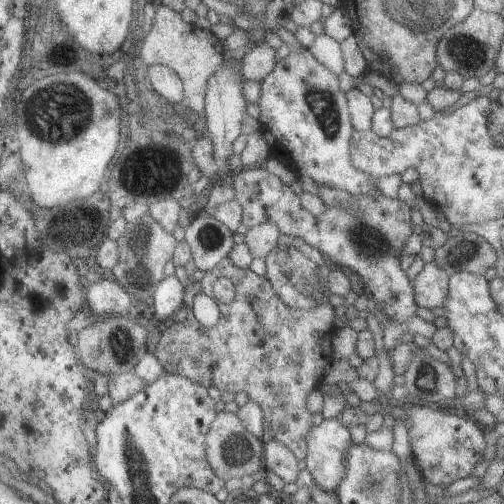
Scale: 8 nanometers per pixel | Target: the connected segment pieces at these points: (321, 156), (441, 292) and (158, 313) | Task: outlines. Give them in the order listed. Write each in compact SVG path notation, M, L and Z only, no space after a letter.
M302 47L277 60L271 72L260 81L261 92L256 103L259 108L257 120L260 133L266 141L269 156L285 164L295 176L311 178L316 184L325 184L349 195L367 194L375 198L379 193L375 187L377 180L359 172L349 162L349 138L353 128L349 122L344 92L338 88L337 77L325 66L321 66L308 50Z
M433 262L424 264L423 269L410 282L415 305L431 311L441 307L447 294L448 275Z
M175 275L164 276L154 286L153 294L153 310L152 313L157 320L163 320L165 326L165 318L169 318L177 308L181 306L181 294L183 294L183 286Z

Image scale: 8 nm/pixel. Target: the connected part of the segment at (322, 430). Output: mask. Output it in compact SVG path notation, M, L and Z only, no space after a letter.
M336 417L323 418L306 433L305 469L312 482L325 492L334 492L345 476L343 454L349 448L350 434Z

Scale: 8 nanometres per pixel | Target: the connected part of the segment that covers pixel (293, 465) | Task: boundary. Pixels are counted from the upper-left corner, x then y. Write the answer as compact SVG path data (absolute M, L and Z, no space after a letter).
M269 440L262 444L262 470L269 471L279 476L283 483L293 483L299 468L295 456L275 440Z

